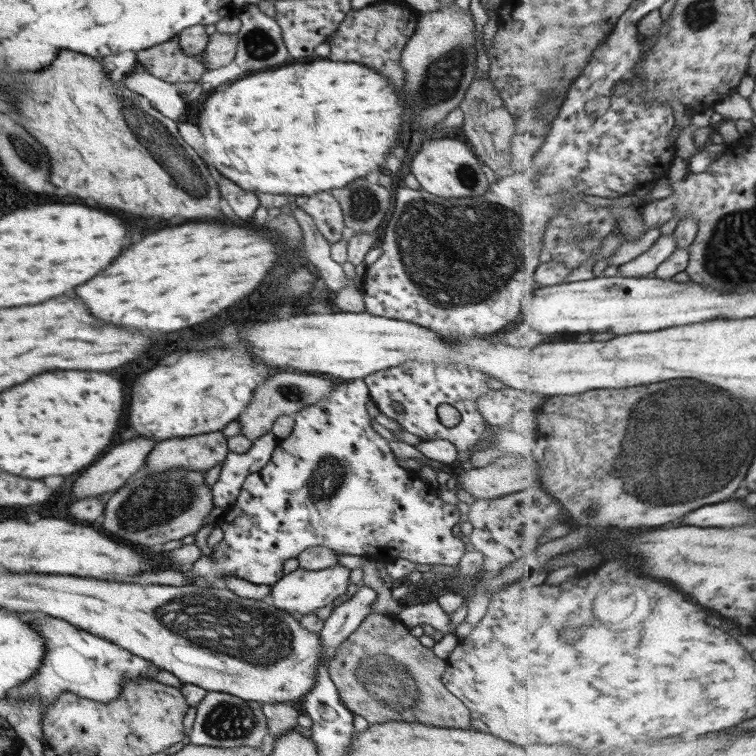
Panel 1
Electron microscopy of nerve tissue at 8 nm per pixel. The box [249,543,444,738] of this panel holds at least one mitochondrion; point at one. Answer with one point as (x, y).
(387, 680)

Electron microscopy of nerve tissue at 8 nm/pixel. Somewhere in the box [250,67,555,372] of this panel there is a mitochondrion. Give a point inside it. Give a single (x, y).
(454, 256)

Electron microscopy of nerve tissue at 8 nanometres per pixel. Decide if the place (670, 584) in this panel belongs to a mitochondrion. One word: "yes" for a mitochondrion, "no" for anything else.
no

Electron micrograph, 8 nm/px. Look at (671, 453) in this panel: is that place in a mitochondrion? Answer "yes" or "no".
yes

